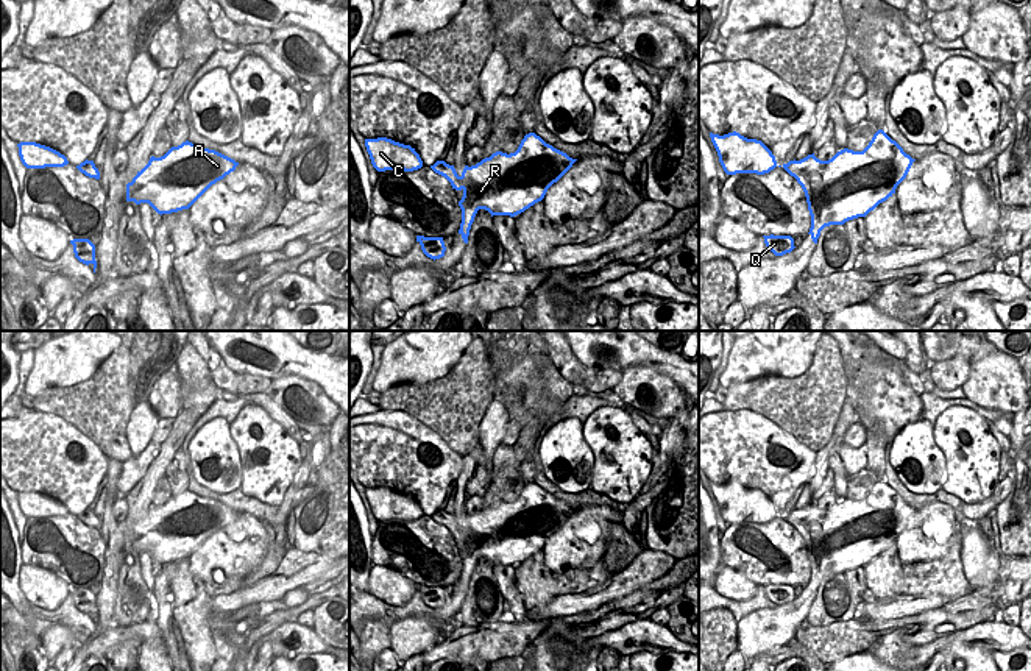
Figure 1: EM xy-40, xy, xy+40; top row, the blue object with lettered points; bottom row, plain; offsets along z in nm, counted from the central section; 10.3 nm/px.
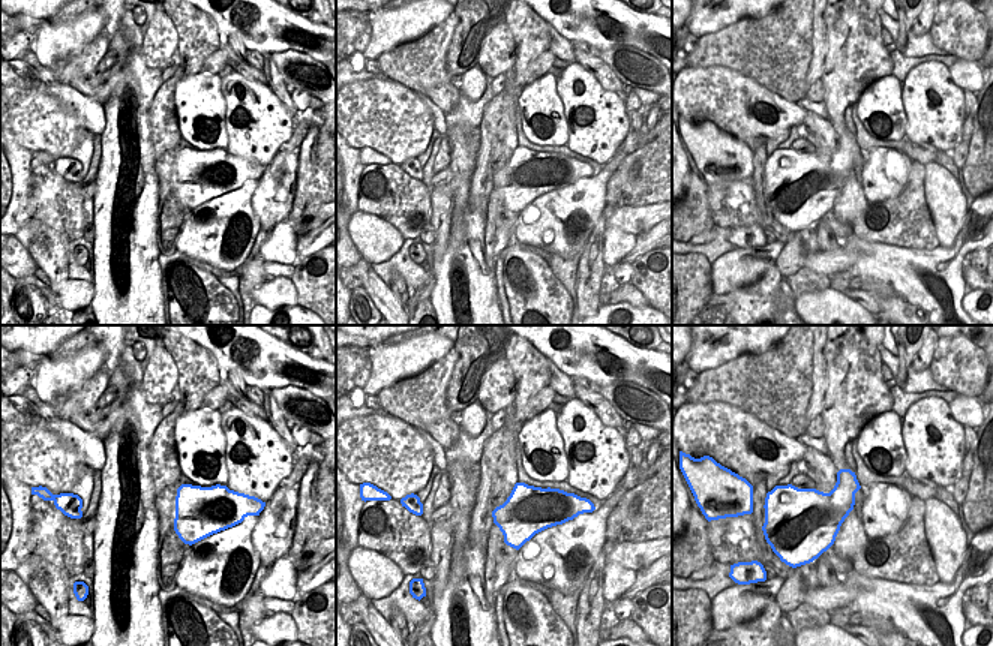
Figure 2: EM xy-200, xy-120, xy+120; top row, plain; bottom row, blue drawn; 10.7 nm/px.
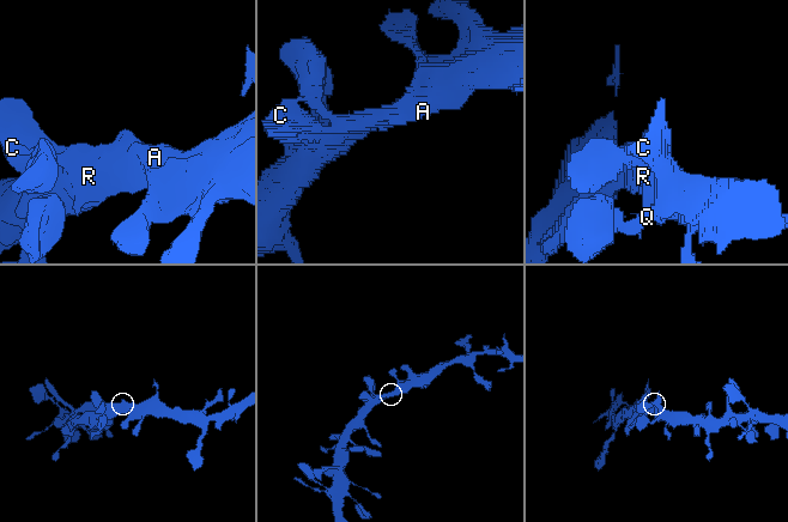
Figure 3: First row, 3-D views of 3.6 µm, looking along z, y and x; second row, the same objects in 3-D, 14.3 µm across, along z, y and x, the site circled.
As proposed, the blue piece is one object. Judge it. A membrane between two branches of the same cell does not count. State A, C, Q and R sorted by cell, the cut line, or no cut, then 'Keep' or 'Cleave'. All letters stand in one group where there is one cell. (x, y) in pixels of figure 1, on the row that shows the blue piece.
Groups: A C Q R. No split. Keep

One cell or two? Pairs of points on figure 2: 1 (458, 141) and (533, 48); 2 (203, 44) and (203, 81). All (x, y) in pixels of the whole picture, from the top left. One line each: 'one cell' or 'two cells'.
1: two cells
2: two cells

